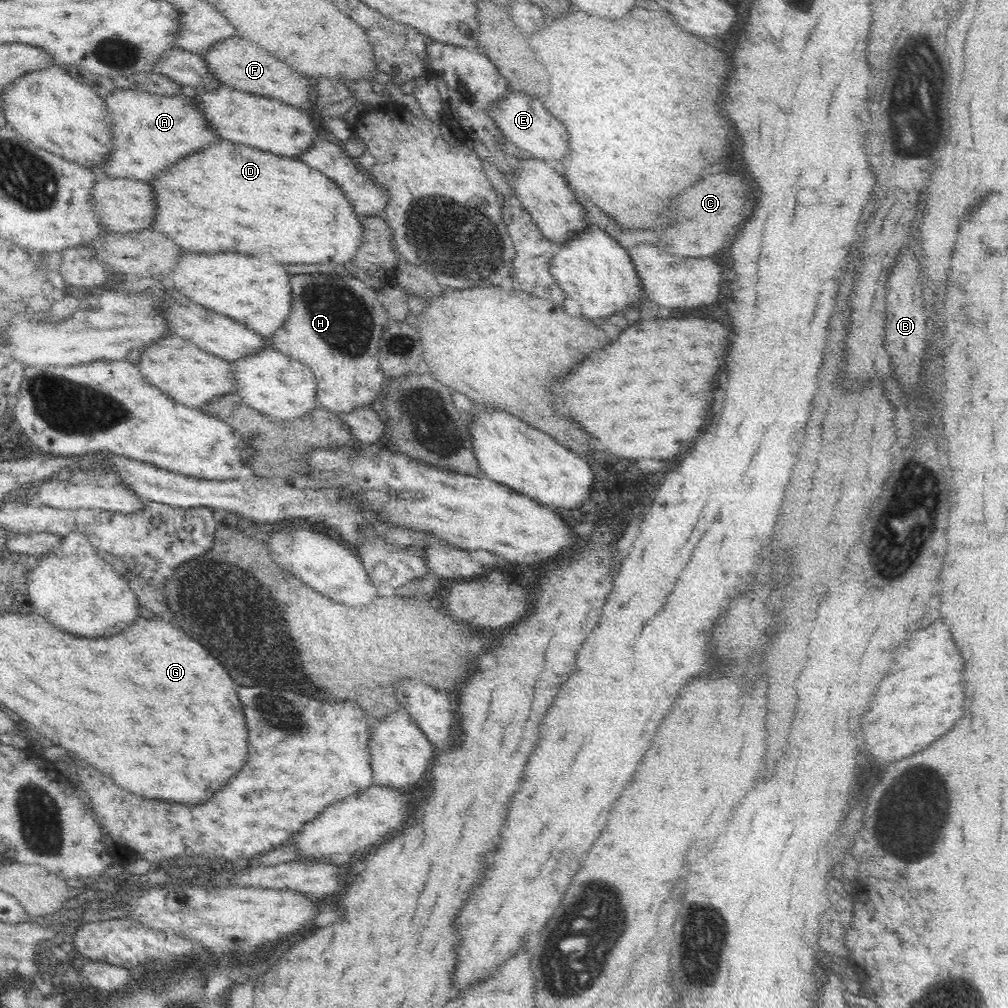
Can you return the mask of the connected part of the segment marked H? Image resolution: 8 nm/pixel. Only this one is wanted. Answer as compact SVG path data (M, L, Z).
M338 273L296 274L290 278L292 304L290 314L268 339L270 347L282 354L305 364L316 379L316 398L319 407L334 413L349 413L359 408L373 407L374 398L382 390L388 379L380 368L378 352L379 342L385 331L389 316L381 302L378 302L377 291L366 286L353 275L341 276Z

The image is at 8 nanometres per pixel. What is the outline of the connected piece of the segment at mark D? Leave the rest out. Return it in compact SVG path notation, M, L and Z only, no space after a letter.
M222 140L222 142L210 144L208 148L194 152L194 154L182 158L178 164L172 164L170 168L158 172L150 184L156 190L155 204L158 204L154 224L150 227L153 230L164 232L182 250L188 250L188 252L228 252L228 250L232 250L232 252L254 254L254 256L270 254L282 264L284 262L286 264L346 264L353 260L356 251L360 249L360 244L364 242L364 229L362 229L360 217L353 209L352 202L344 196L340 188L336 184L332 184L332 181L328 180L322 172L316 172L314 168L310 168L304 162L299 162L290 157L278 156L271 152Z

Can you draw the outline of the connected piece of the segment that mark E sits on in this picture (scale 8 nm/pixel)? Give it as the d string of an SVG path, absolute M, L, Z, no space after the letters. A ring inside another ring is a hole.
M510 90L506 98L494 101L488 115L494 119L494 125L500 129L507 142L515 144L525 155L548 163L556 172L566 172L562 167L562 160L568 156L570 135L560 120L554 119L554 116L544 110L542 102L538 102L528 94L522 92L516 94Z

